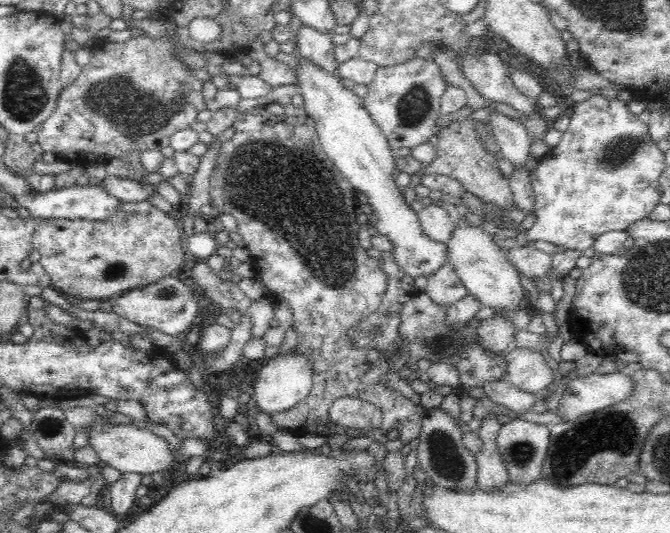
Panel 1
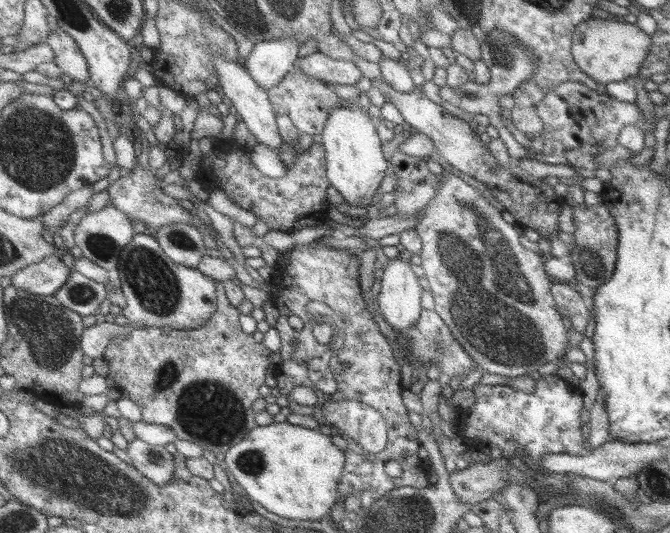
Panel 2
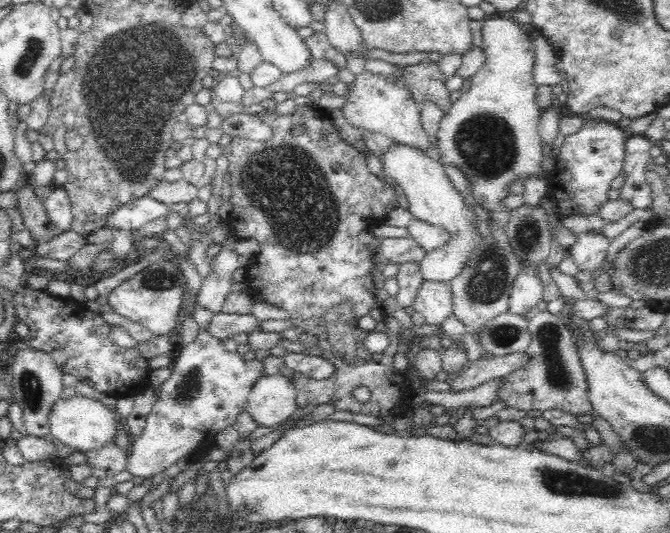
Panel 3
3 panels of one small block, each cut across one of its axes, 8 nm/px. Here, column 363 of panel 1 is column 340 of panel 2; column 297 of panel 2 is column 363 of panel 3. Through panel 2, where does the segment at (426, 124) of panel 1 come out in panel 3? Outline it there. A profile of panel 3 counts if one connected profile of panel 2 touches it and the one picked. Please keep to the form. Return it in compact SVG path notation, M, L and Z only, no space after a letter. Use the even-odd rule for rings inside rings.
M396 64L390 76L363 71L349 90L341 110L346 123L357 128L365 136L382 135L388 140L388 144L406 145L408 148L425 151L430 145L430 140L423 128L420 106L406 83L406 68L407 66Z

